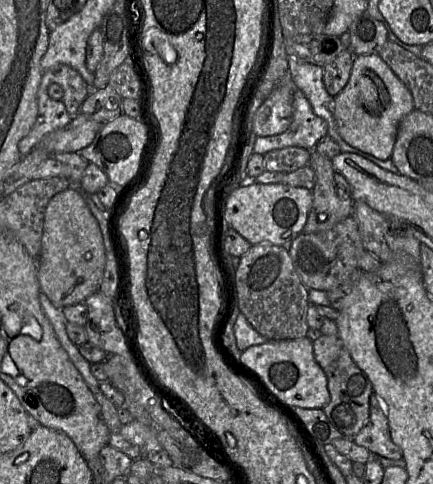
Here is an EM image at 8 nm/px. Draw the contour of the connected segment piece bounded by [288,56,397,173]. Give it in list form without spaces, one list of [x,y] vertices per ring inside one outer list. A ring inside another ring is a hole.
[[[288,56],[288,72],[296,87],[308,100],[313,112],[327,122],[328,135],[340,146],[342,152],[355,153],[393,173],[396,169],[389,163],[349,145],[339,134],[333,116],[333,98],[323,83],[323,67],[307,63],[297,57]]]

